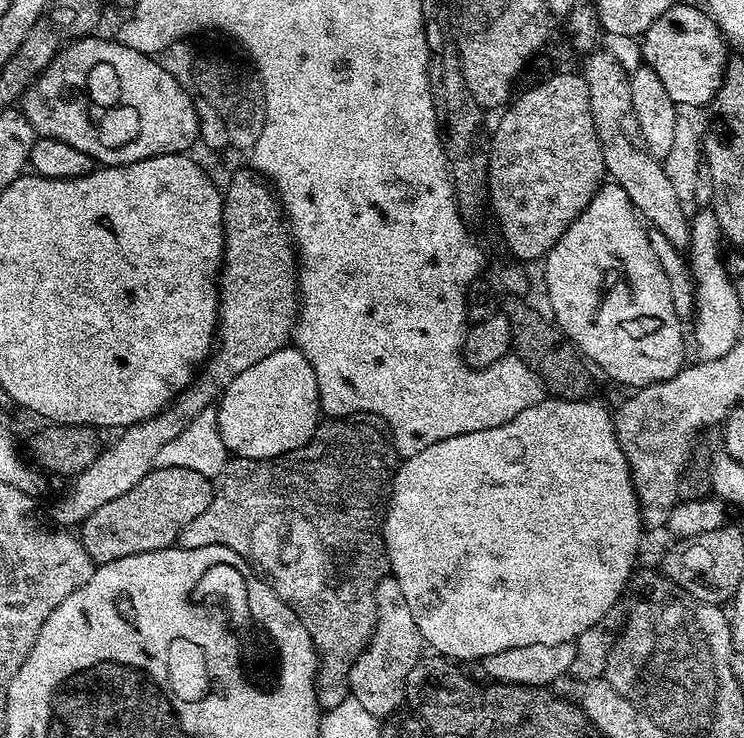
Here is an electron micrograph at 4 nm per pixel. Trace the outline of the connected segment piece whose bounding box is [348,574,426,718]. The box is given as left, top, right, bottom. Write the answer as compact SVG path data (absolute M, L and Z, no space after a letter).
M392 575L383 576L376 591L376 626L370 642L350 670L348 690L351 699L357 700L369 714L378 718L399 713L406 700L406 678L410 678L410 670L414 670L422 658L423 652L420 651L425 648L418 622L414 622L414 614L410 614L410 605L402 594L402 586L398 586Z

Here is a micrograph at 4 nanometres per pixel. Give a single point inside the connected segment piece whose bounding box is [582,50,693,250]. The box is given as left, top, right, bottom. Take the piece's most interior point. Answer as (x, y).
(626, 160)

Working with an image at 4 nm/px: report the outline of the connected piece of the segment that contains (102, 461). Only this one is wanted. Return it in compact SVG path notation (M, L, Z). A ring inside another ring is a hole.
M252 170L248 172L236 172L232 176L232 181L228 184L228 192L223 193L224 198L224 258L220 266L220 274L218 277L218 299L216 302L216 335L214 337L215 347L213 347L209 357L202 365L202 371L193 379L187 388L181 390L177 394L176 399L168 405L164 411L156 416L146 418L137 424L131 424L129 428L123 429L119 433L120 436L112 445L105 447L94 458L94 462L71 481L72 492L68 492L56 505L52 508L51 523L56 526L80 526L83 525L86 518L90 518L90 514L94 514L94 510L98 510L98 506L106 506L106 502L114 502L114 498L119 498L121 494L126 494L126 490L134 490L134 486L138 486L138 482L142 482L142 478L146 478L146 474L157 467L156 459L158 454L167 446L169 442L180 439L182 430L186 430L186 426L190 426L190 422L194 422L194 418L205 415L219 401L220 395L225 388L230 386L230 382L234 382L234 378L238 378L238 374L243 374L246 370L250 370L250 366L254 366L254 362L262 362L262 358L267 358L269 354L274 354L280 348L285 347L293 339L294 329L298 319L298 252L294 247L294 241L290 235L290 229L286 223L284 209L273 189L269 187L263 179L258 178L257 173Z

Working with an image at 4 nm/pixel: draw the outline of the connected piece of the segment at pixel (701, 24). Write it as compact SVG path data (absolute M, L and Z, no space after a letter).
M678 2L662 14L642 37L643 63L658 74L666 94L677 106L711 105L726 67L726 37L703 7Z

